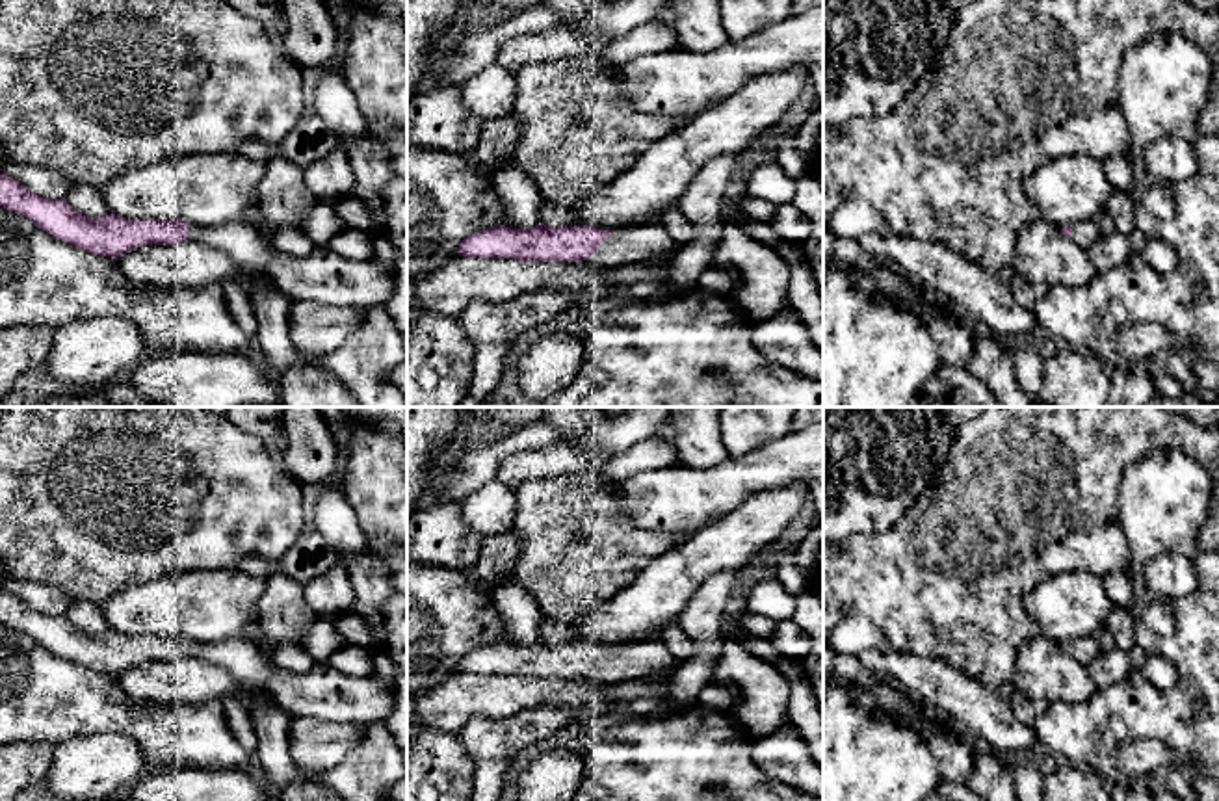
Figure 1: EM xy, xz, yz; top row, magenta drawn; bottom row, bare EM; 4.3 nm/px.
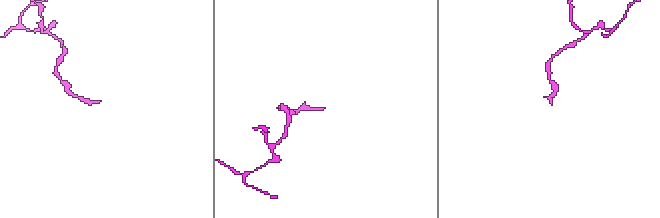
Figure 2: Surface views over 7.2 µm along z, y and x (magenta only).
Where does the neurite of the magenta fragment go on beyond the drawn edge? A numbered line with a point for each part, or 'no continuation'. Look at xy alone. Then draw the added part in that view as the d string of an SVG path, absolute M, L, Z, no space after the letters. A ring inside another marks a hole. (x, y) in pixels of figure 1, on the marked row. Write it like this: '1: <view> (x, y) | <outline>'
1: xy (324, 277) | M243 219L214 227L190 225L190 240L223 251L238 269L268 273L292 301L368 309L387 303L394 290L392 273L374 262L349 260L325 247L292 256L266 243Z

